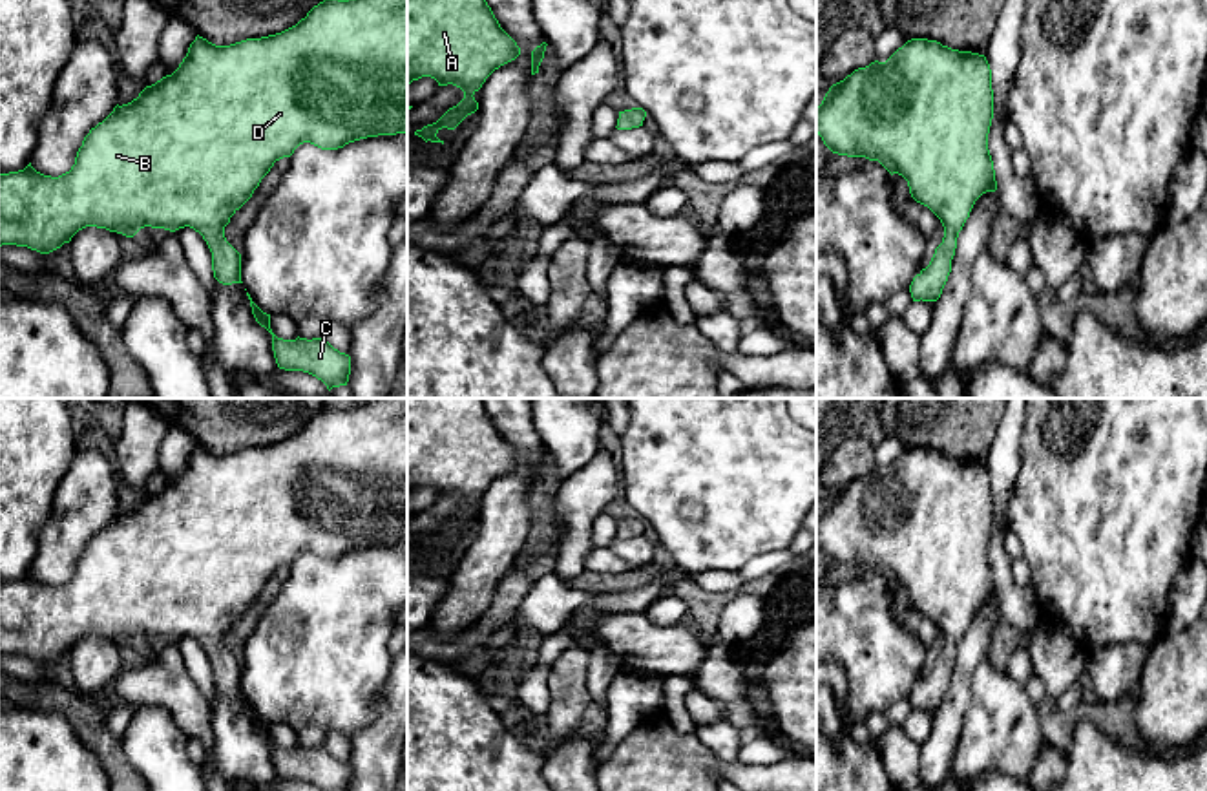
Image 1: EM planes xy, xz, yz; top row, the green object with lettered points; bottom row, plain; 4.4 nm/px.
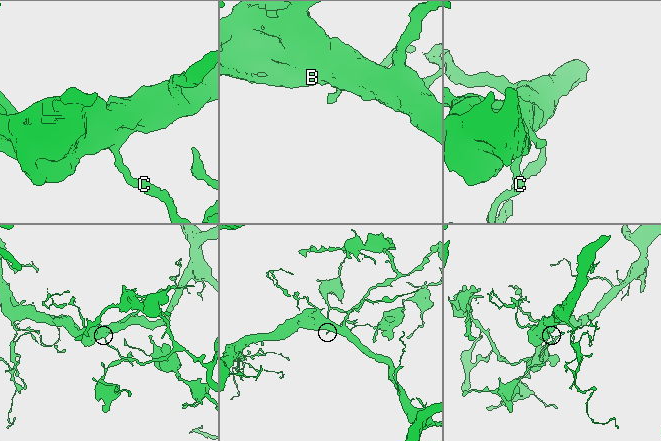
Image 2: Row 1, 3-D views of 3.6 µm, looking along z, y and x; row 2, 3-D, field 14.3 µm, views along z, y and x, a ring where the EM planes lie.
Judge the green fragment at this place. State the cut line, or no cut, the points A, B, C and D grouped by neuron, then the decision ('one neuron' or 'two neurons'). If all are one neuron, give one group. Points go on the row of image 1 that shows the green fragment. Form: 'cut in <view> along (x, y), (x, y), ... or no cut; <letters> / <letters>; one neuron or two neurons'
cut in xy along (229, 243), (223, 256), (212, 254); A B D / C; two neurons

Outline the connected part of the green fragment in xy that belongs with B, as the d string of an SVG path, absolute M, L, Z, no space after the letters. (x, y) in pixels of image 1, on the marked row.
M323 0L296 26L281 33L247 38L230 46L215 46L197 35L172 75L146 86L131 102L117 104L102 122L89 130L69 172L51 177L37 172L29 163L24 170L0 174L0 247L16 245L49 254L64 243L69 243L71 237L86 227L106 228L126 237L133 237L144 227L170 232L190 227L203 236L214 256L225 258L228 247L225 227L252 197L276 161L290 157L303 142L310 142L321 150L338 150L360 139L396 133L407 133L407 0Z

